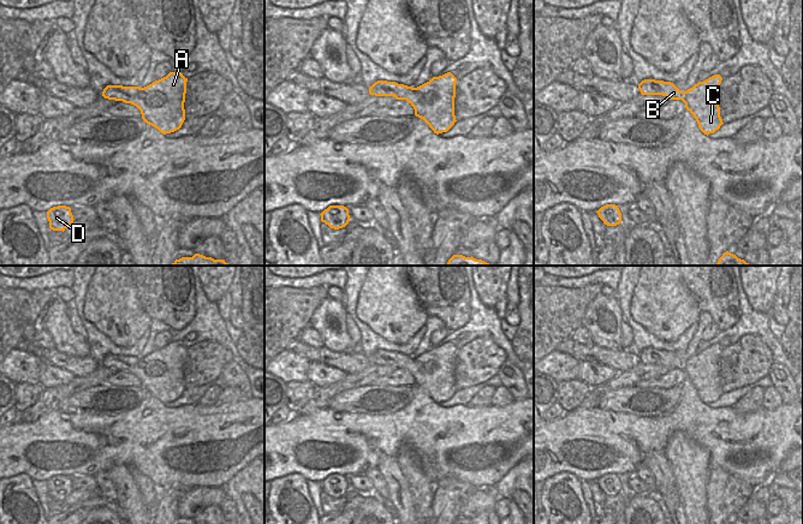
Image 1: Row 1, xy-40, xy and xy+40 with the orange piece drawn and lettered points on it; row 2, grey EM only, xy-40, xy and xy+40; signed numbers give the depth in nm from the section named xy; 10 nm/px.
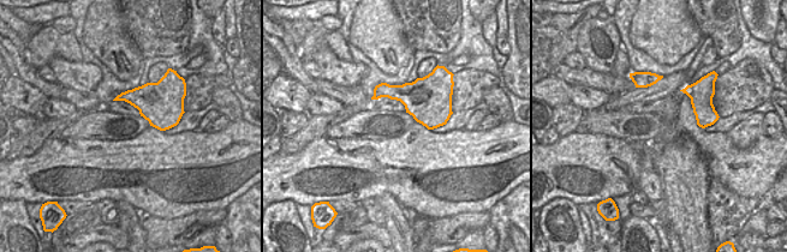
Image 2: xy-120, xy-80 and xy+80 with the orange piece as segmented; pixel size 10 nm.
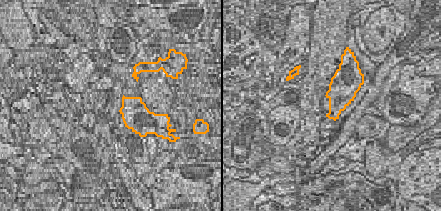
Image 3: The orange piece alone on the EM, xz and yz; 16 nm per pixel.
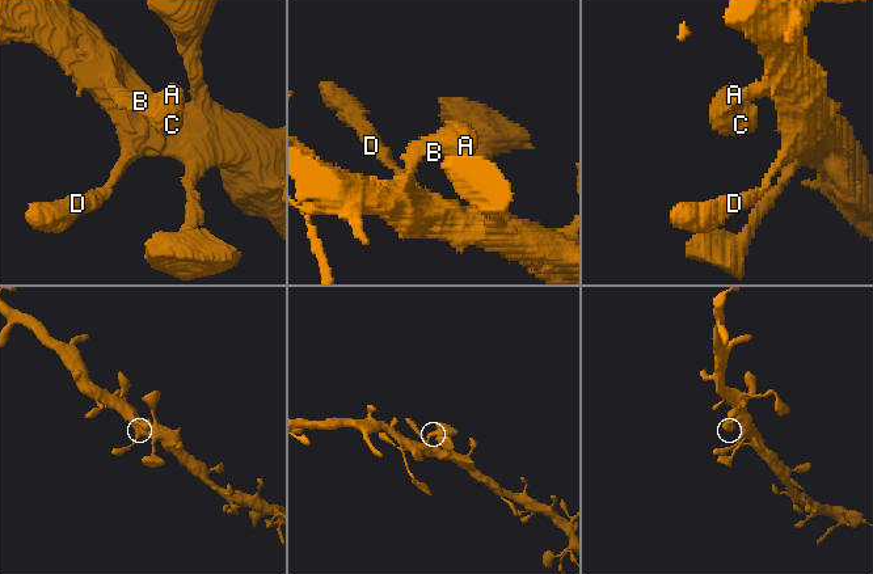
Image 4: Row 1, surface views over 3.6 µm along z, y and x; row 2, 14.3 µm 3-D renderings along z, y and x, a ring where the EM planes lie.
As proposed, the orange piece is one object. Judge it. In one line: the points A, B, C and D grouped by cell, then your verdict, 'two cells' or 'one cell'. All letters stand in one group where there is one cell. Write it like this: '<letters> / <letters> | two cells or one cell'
A B C D | one cell

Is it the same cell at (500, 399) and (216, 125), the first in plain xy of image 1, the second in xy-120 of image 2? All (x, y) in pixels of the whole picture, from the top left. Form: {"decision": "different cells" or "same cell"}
{"decision": "same cell"}

